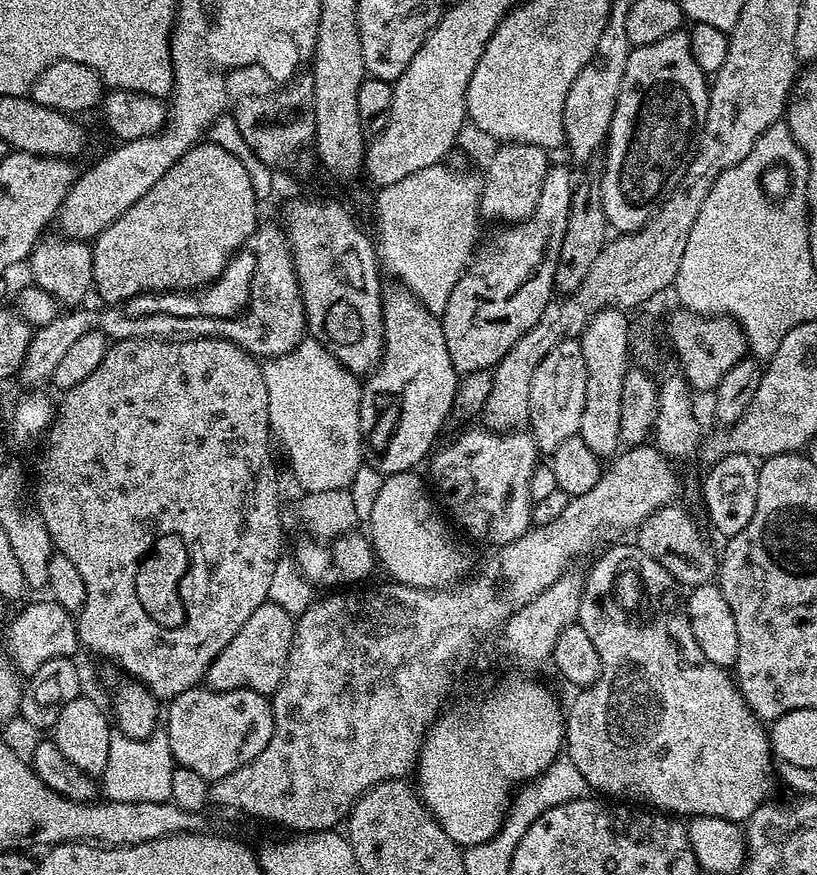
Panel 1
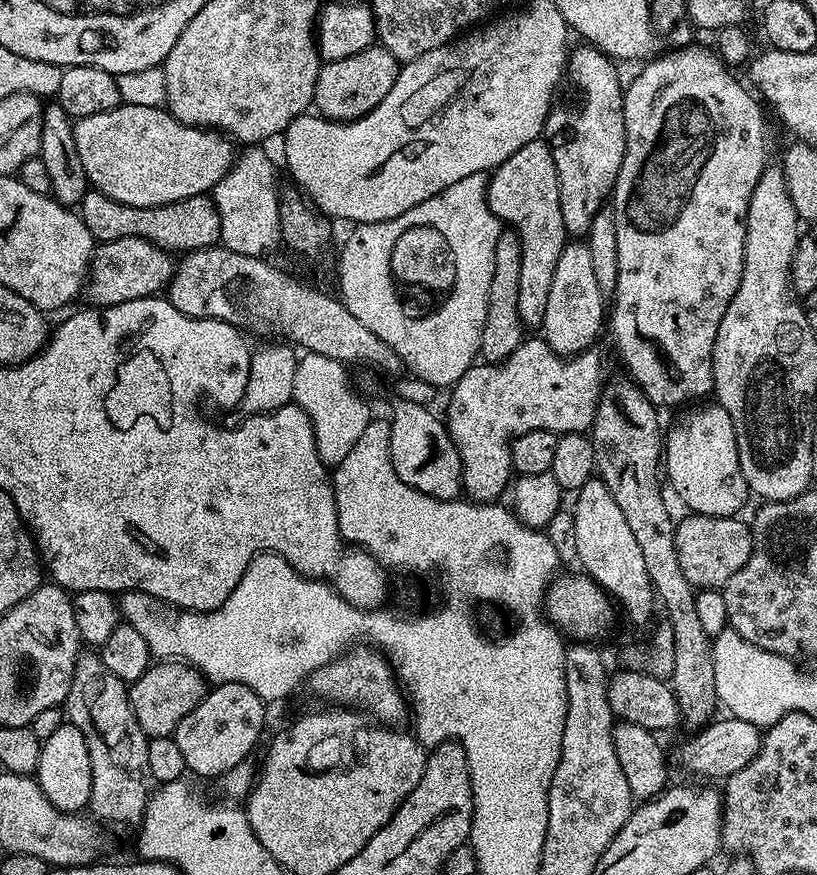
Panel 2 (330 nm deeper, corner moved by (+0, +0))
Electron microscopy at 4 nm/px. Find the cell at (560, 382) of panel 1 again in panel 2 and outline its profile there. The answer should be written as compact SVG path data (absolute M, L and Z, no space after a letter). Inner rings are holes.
M565 243L562 254L558 258L558 267L554 269L554 283L550 285L550 298L546 302L546 314L542 325L542 338L559 354L561 358L578 356L589 351L600 332L600 327L606 324L606 296L601 292L598 281L594 279L594 269L590 262L590 250L587 243Z

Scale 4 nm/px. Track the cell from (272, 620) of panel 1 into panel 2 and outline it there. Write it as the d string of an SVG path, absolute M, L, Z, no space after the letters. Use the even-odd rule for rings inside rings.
M166 660L153 663L146 674L131 681L127 689L134 718L138 718L138 726L142 726L142 730L151 738L175 733L178 722L182 722L182 718L186 718L186 714L190 714L190 710L194 710L194 706L202 702L206 681L195 668L185 664L183 660Z

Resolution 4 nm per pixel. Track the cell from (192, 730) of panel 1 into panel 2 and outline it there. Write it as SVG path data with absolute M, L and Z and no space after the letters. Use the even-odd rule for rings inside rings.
M218 684L209 687L202 702L178 722L174 733L178 750L182 750L182 758L186 758L188 772L219 778L234 770L234 766L245 763L264 732L264 708L265 701L260 700L250 686Z

